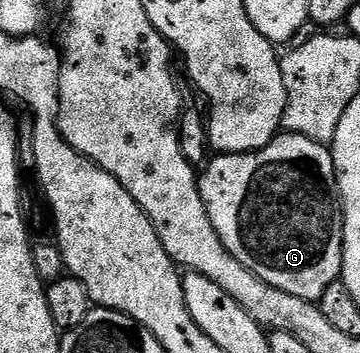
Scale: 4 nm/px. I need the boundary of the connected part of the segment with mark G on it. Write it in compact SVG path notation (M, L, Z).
M283 132L281 135L269 141L262 149L257 149L255 153L218 153L211 156L205 168L201 170L198 177L198 190L204 199L204 207L208 211L208 219L212 219L212 227L216 235L224 243L224 247L248 271L260 275L264 283L272 283L280 291L288 291L288 295L300 295L300 299L317 303L324 291L333 281L339 280L342 276L342 203L338 195L338 180L334 170L333 152L325 144L313 141L303 134Z

